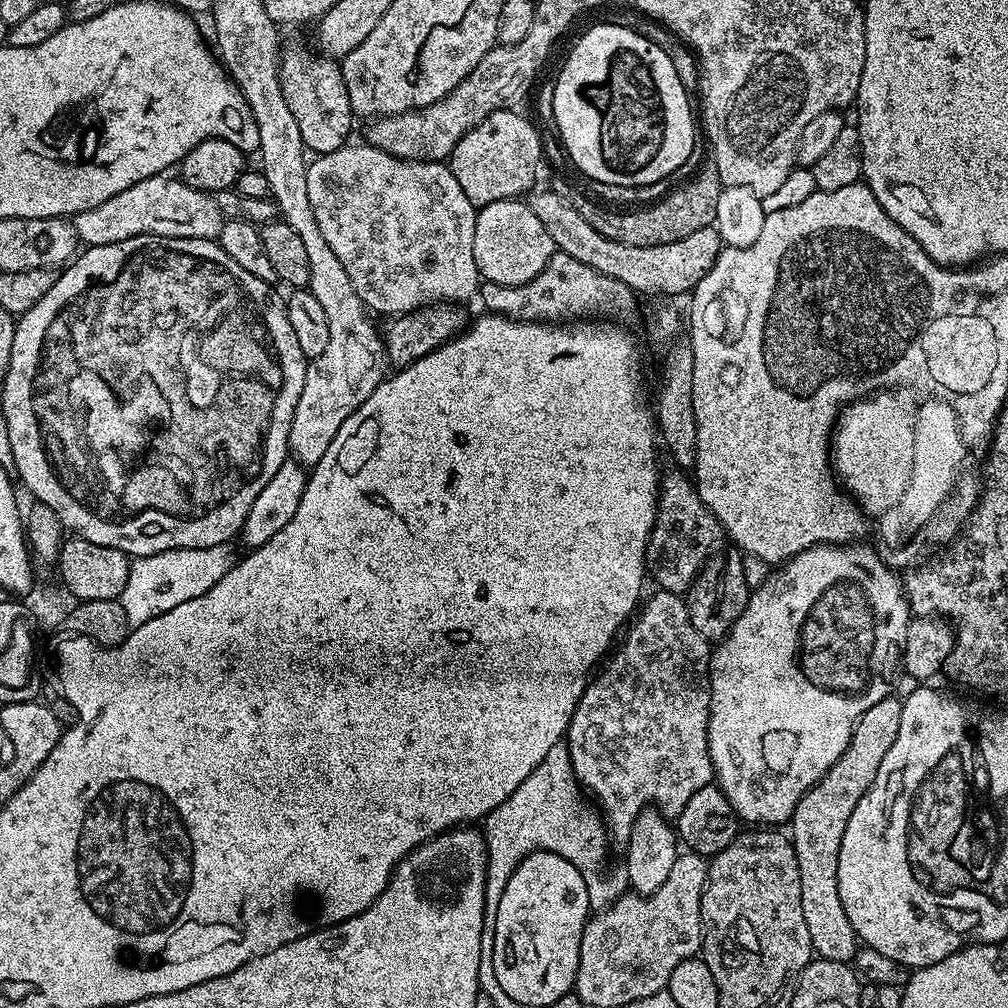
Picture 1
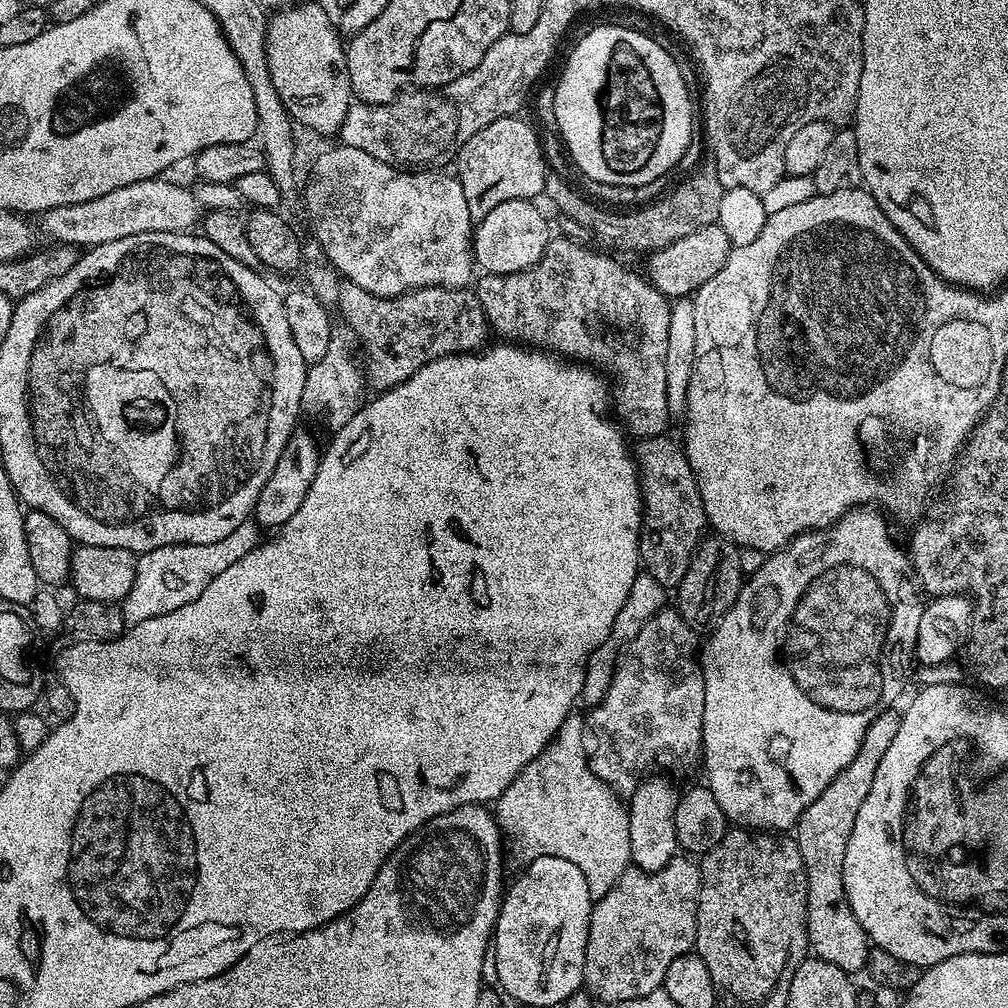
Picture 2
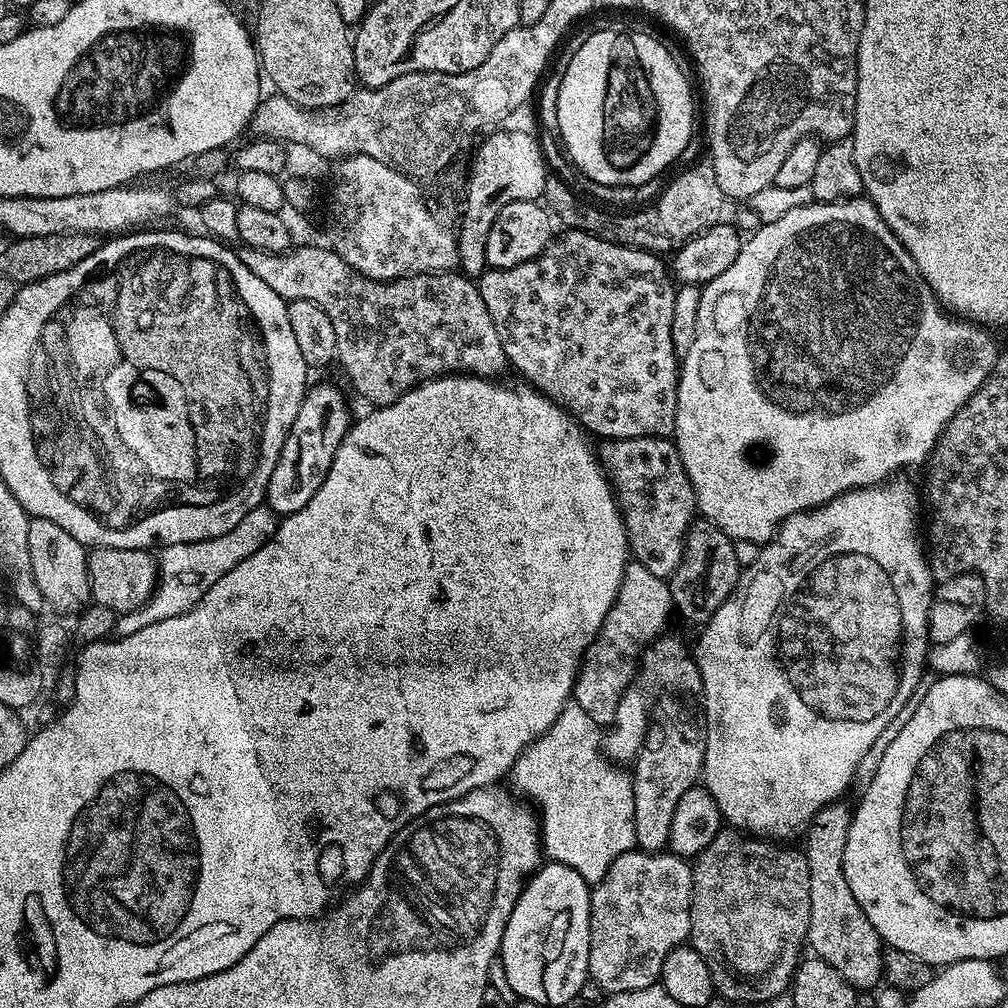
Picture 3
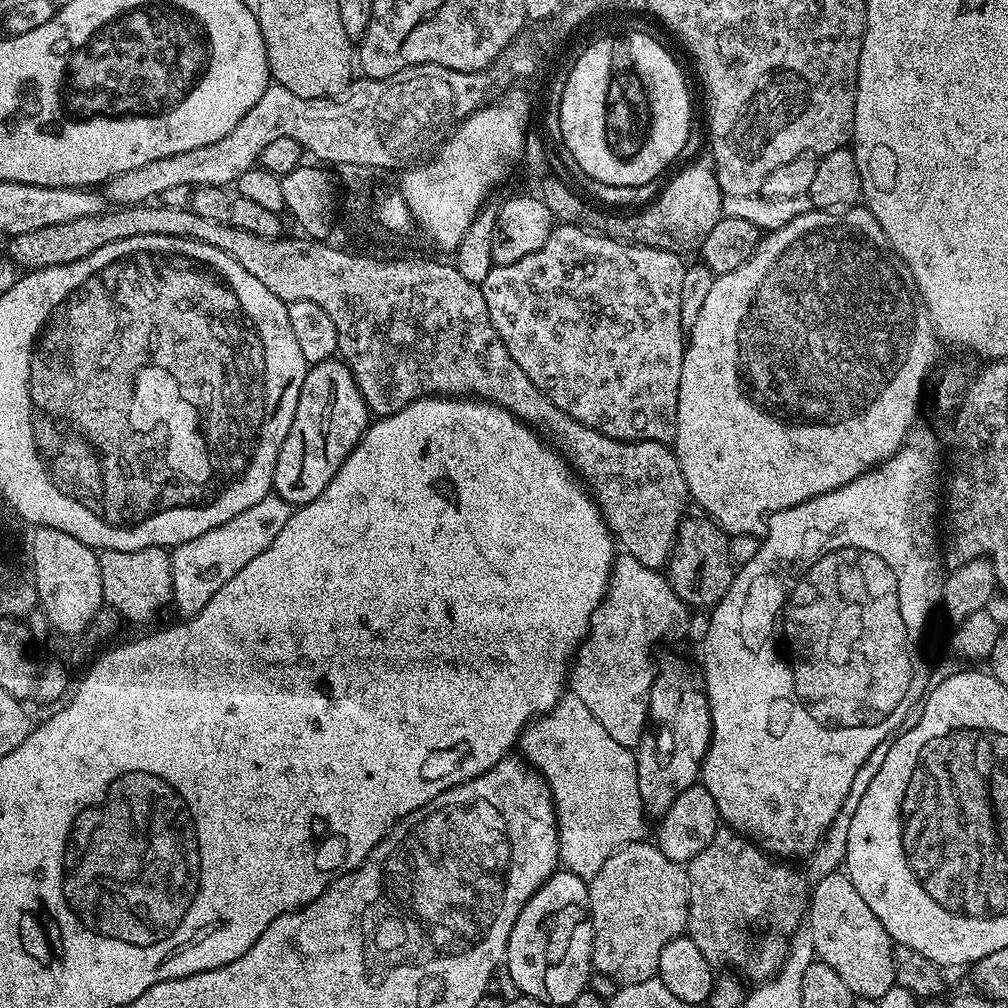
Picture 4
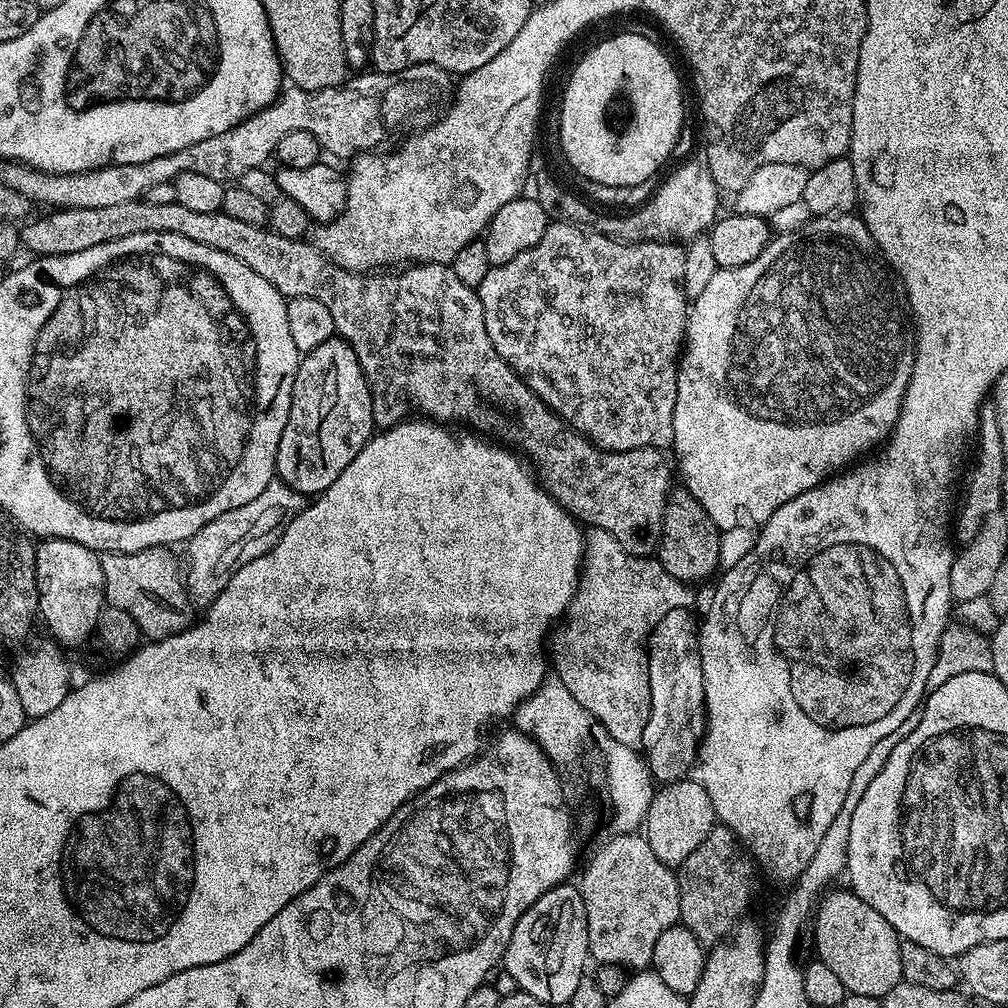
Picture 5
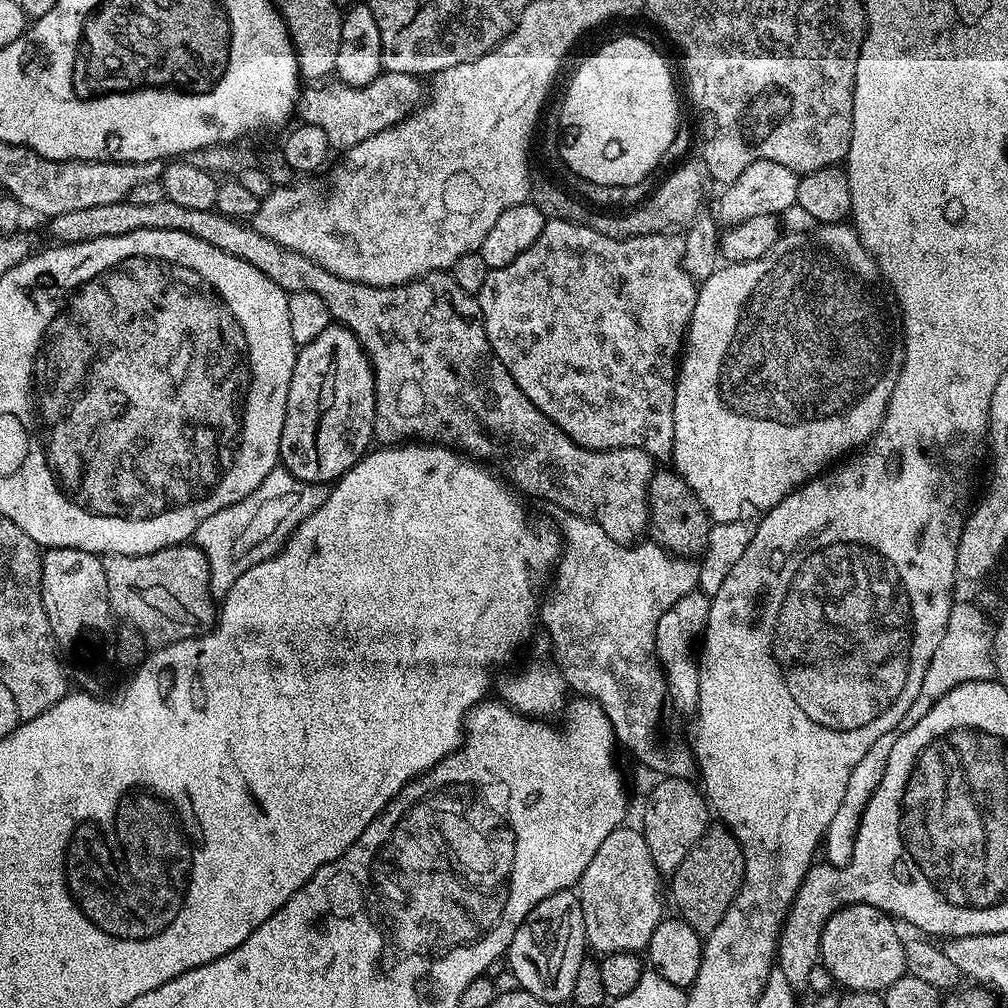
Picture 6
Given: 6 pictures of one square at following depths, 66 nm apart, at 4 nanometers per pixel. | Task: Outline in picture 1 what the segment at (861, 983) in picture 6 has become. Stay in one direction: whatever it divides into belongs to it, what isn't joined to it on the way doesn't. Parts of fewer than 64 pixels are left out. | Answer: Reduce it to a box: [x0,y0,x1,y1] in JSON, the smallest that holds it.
[790,694,903,962]

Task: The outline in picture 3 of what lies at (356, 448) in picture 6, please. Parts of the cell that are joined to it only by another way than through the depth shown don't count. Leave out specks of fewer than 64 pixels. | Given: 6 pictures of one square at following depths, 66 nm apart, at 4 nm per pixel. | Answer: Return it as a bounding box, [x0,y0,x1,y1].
[264,383,349,518]

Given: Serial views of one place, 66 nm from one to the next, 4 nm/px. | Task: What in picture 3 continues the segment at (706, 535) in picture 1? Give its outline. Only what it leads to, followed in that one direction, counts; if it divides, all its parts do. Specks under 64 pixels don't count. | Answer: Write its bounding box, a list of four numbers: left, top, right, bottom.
[598,436,698,580]

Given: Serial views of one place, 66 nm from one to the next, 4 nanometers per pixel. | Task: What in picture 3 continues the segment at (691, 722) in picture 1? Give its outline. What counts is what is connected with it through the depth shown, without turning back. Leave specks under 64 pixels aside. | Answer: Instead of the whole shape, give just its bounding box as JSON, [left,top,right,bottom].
[602,634,701,762]

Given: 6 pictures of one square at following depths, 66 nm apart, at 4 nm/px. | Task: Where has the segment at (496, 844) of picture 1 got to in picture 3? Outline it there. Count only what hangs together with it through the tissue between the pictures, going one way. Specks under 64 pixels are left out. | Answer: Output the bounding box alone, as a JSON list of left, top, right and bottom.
[510,702,636,886]

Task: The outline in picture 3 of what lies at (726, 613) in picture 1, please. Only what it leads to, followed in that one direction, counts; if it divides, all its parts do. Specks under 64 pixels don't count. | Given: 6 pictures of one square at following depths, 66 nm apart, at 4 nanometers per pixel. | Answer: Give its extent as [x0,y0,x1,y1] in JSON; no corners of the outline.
[668,519,742,626]

